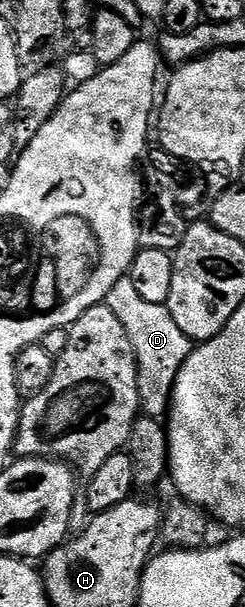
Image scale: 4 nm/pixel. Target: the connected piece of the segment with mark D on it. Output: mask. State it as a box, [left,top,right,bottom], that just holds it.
[106,275,194,418]

